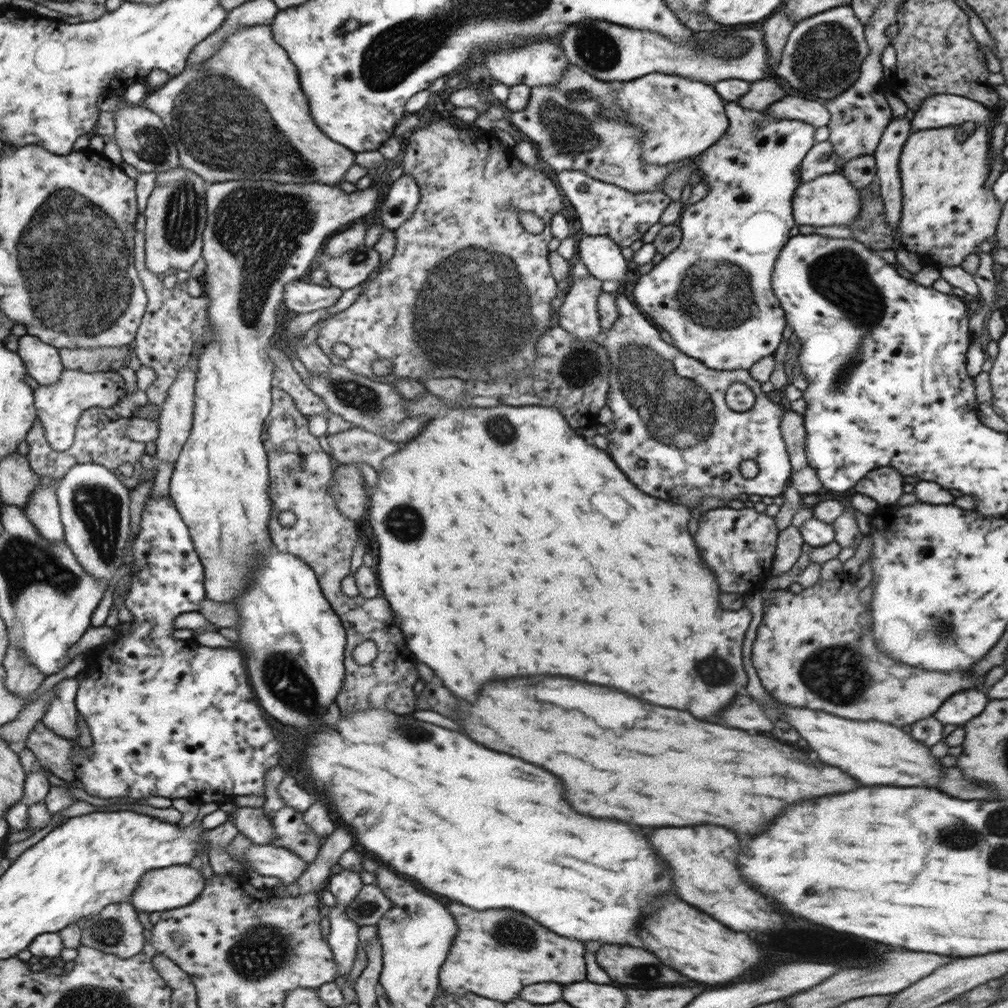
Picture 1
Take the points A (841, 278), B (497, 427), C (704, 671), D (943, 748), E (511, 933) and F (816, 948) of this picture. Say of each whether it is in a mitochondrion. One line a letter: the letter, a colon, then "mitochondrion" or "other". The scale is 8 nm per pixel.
A: mitochondrion
B: mitochondrion
C: mitochondrion
D: other
E: mitochondrion
F: other

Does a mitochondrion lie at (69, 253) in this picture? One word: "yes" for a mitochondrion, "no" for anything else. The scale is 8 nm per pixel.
yes

